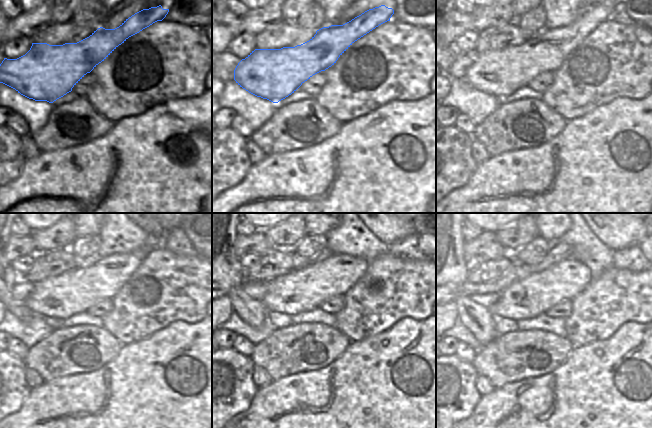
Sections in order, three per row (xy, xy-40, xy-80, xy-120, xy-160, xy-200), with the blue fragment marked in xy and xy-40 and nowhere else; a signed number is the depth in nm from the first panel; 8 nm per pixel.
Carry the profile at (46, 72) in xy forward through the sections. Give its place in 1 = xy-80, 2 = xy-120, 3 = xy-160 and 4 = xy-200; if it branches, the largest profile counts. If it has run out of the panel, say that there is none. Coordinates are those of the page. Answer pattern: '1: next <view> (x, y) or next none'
1: next xy-80 (500, 73)
2: next xy-120 (75, 291)
3: next xy-160 (303, 289)
4: next xy-200 (536, 294)

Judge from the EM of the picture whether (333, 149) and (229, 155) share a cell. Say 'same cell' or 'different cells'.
different cells

